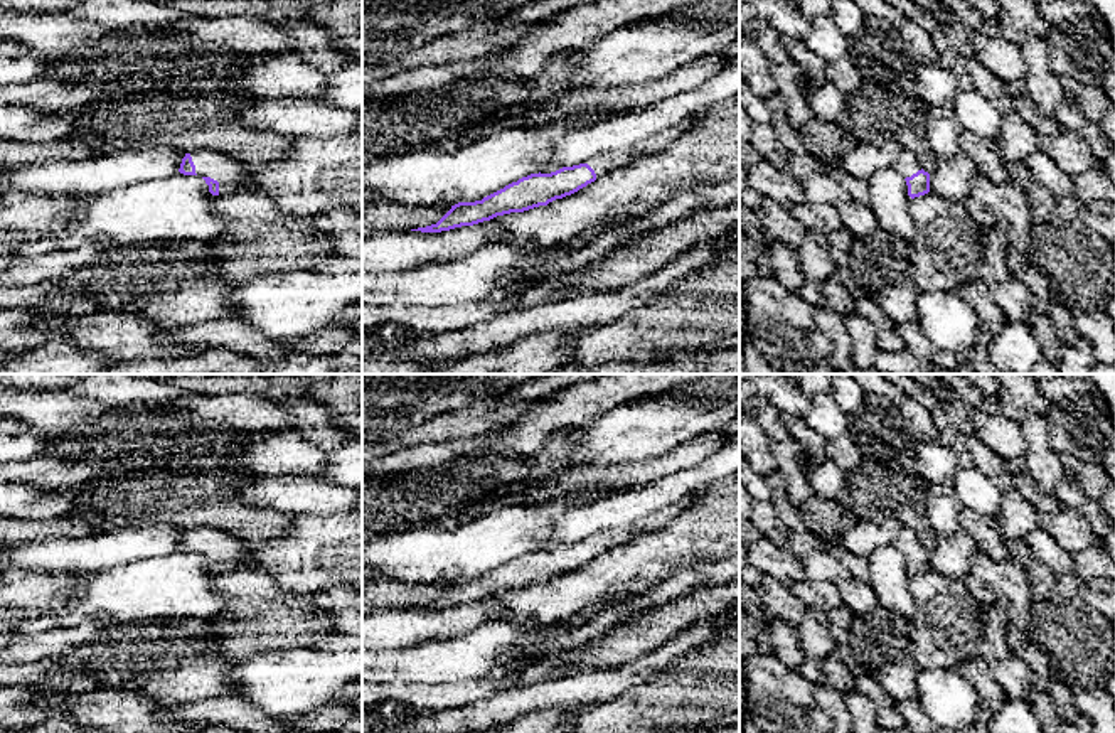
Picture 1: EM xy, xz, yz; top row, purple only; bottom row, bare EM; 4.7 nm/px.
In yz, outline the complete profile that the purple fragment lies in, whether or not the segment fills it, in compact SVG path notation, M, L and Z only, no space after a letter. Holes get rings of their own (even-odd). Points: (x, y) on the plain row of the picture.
M903 527L894 546L904 554L911 576L930 570L930 551L921 546L913 529Z

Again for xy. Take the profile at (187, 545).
M194 527L185 531L179 549L184 553L200 553L212 573L227 573L241 568L254 544L226 531Z

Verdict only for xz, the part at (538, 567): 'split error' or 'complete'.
split error

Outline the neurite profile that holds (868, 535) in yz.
M896 517L859 519L840 538L840 544L862 558L867 558L878 548L894 544L903 526Z

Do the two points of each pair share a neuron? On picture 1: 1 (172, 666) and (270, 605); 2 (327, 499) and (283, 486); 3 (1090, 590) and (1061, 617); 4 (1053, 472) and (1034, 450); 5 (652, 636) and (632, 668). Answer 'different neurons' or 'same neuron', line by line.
1: same neuron
2: same neuron
3: different neurons
4: same neuron
5: different neurons

